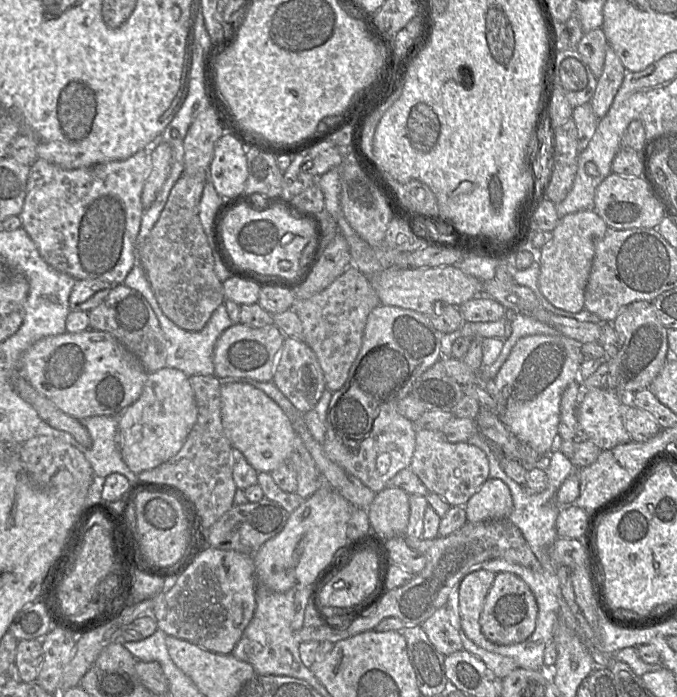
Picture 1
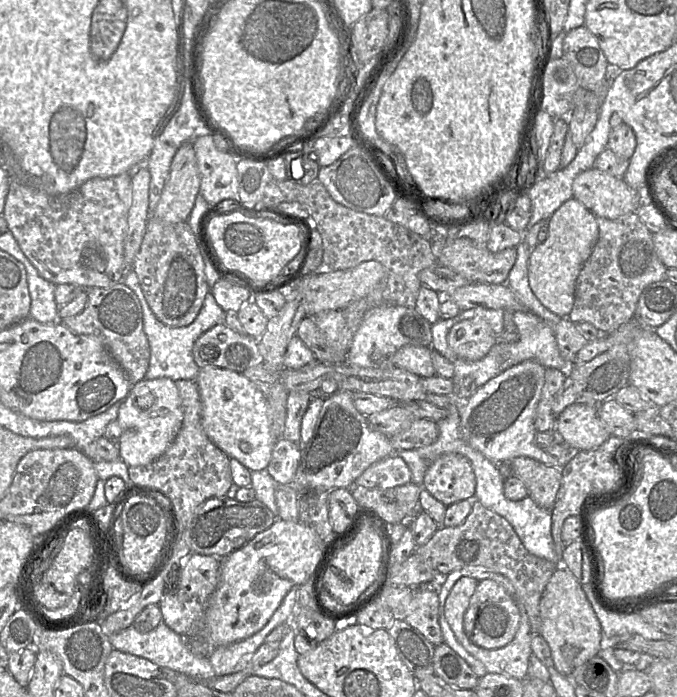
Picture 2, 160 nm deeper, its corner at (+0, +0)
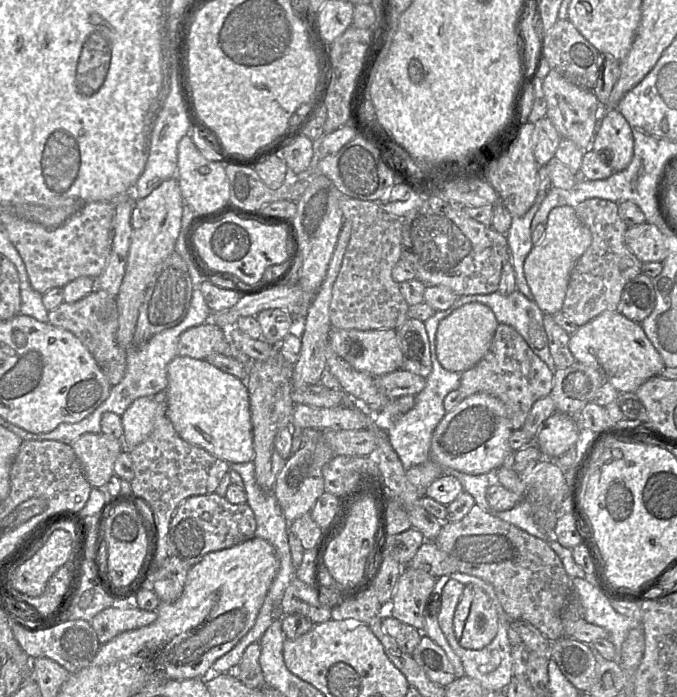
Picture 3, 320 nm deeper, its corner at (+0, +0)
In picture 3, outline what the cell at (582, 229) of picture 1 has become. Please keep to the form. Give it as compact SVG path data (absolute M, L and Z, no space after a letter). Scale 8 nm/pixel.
M559 206L550 211L544 237L524 261L524 274L534 302L544 314L554 315L562 310L571 272L591 242L590 230L579 220L573 207Z

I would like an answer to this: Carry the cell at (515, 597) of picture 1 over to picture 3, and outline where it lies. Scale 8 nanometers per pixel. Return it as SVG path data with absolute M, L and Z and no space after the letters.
M465 585L454 612L454 632L465 649L479 650L496 636L498 612L490 597L477 585Z

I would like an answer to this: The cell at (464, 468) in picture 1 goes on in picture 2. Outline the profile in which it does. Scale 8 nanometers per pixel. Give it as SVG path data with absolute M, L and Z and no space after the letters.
M443 454L428 467L422 487L449 506L462 500L475 499L476 476L471 462L465 456Z

